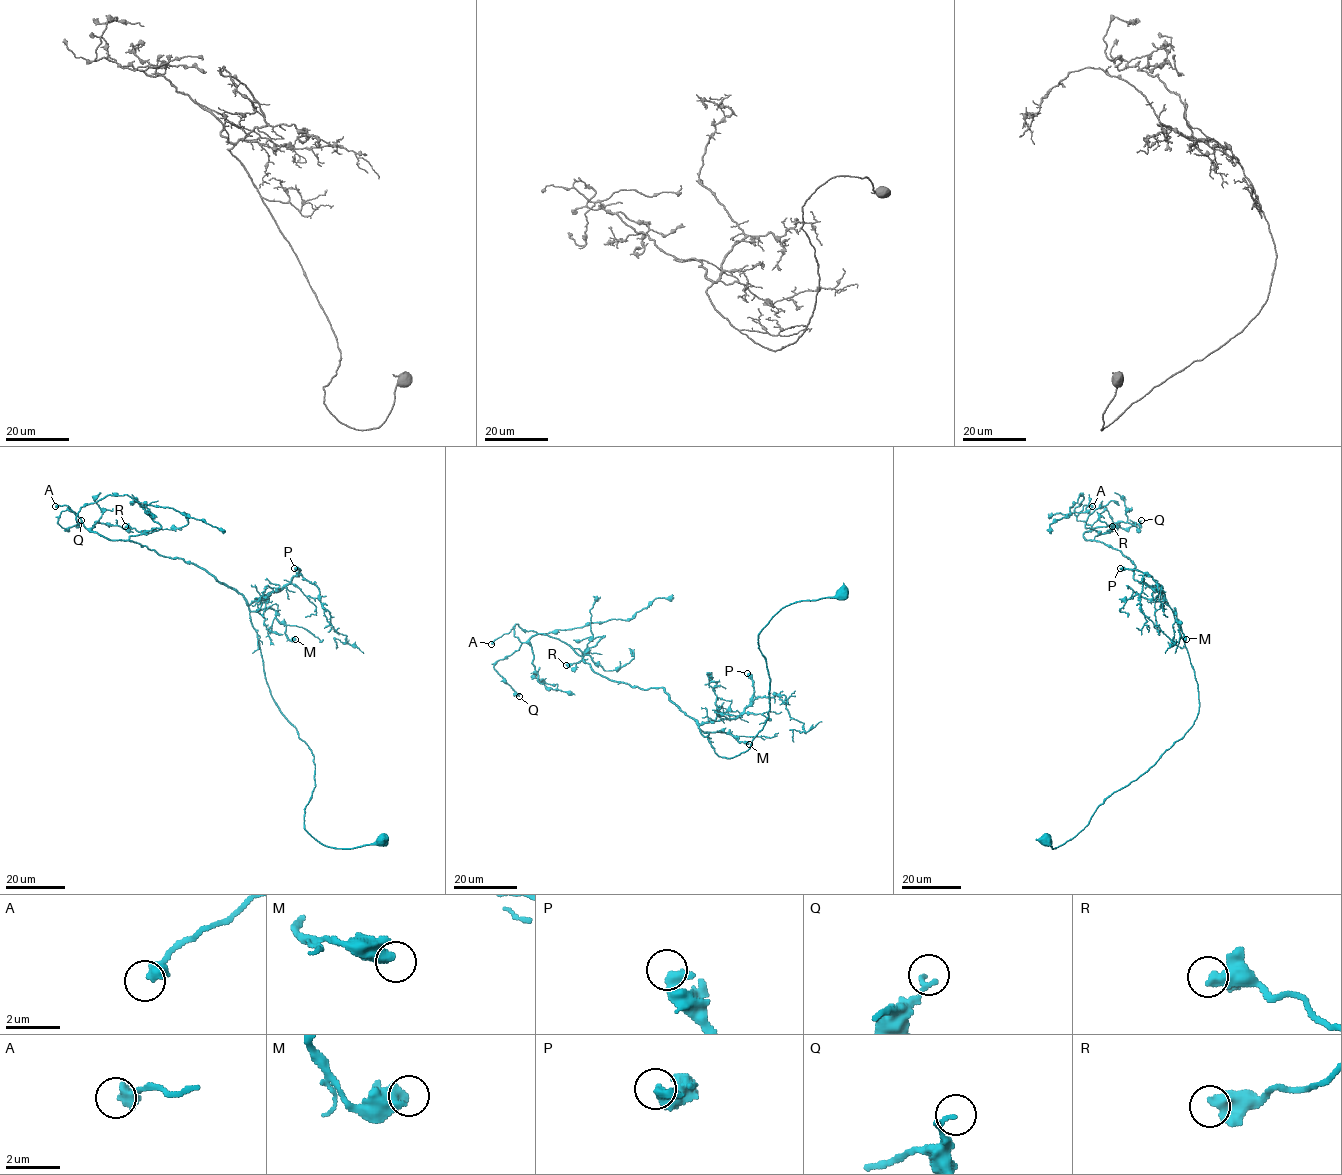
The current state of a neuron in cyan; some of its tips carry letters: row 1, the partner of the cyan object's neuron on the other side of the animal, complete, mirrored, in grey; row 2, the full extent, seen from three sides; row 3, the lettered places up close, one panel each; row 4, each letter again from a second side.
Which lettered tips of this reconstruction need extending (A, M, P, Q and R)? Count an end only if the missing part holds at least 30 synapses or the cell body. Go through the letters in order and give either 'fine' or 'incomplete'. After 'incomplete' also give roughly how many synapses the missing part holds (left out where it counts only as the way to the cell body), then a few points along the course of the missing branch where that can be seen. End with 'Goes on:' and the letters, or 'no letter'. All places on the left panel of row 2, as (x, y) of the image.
A: fine
M: fine
P: incomplete; about 80 synapses; missing branch runs (294, 568), (276, 571), (270, 566), (300, 585)
Q: fine
R: fine
Goes on: P

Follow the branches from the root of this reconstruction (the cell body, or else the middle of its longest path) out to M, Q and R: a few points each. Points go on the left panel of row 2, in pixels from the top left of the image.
M: (385, 840), (331, 848), (304, 828), (314, 756), (270, 693), (250, 612), (271, 608), (285, 635), (295, 639)
Q: (385, 840), (331, 848), (304, 828), (314, 756), (270, 693), (244, 597), (73, 511), (57, 522), (81, 520)
R: (385, 840), (331, 848), (307, 832), (314, 756), (270, 693), (248, 605), (125, 526)

